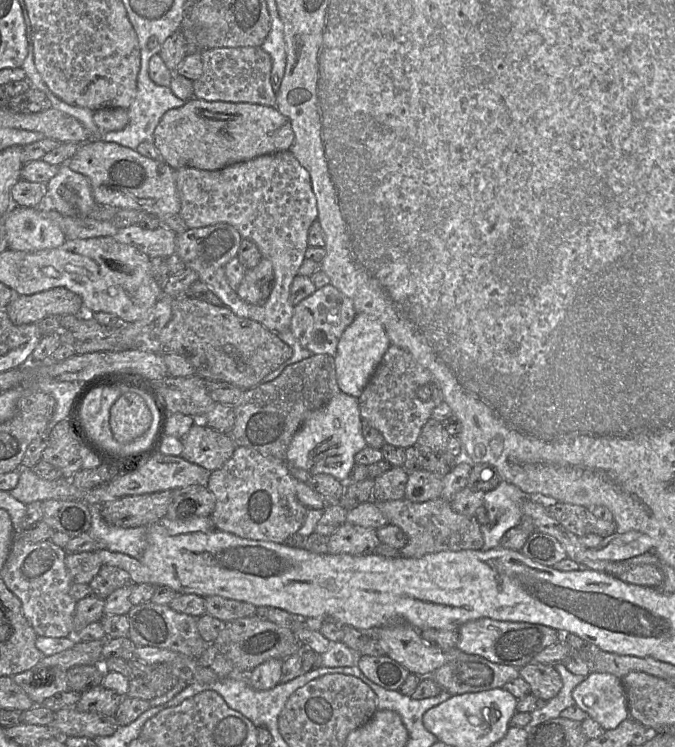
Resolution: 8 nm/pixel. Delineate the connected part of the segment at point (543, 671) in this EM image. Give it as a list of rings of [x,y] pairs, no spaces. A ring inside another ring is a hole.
[[[528,663],[520,669],[520,677],[529,684],[532,695],[546,702],[563,687],[562,678],[552,665]]]

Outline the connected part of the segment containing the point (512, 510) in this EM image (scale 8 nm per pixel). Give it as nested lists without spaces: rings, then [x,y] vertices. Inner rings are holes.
[[[501,481],[497,487],[485,492],[483,505],[488,511],[489,522],[480,524],[484,538],[481,550],[498,547],[506,531],[520,524],[522,505],[530,498],[520,488],[506,481]]]

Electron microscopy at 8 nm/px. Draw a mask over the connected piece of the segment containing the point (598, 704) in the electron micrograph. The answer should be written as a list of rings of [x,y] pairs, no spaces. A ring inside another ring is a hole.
[[[590,672],[572,696],[575,705],[605,730],[615,729],[630,717],[622,680],[615,675]]]

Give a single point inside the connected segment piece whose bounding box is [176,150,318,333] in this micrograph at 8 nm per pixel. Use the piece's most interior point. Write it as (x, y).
(269, 199)

